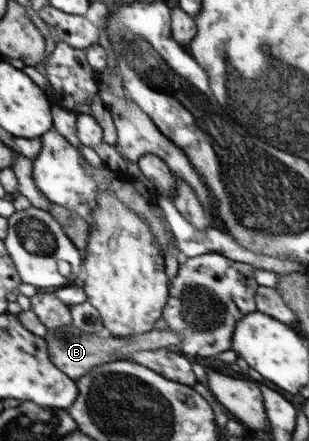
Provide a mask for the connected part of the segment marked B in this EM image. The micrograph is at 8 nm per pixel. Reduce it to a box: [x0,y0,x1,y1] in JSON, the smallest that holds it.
[45,324,181,382]

